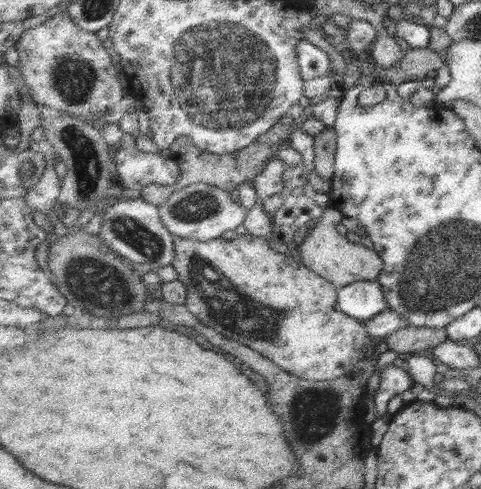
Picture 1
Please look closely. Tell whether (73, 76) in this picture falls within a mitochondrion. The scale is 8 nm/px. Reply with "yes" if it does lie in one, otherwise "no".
yes

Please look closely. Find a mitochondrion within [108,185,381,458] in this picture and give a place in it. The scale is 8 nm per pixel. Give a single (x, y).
(241, 315)

